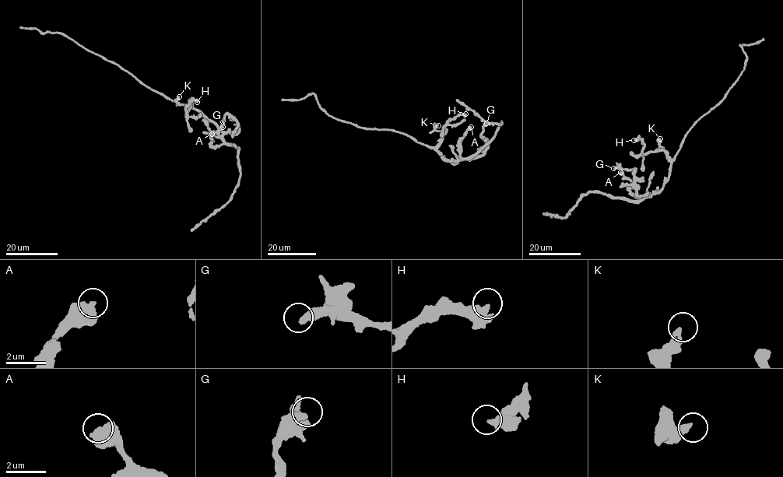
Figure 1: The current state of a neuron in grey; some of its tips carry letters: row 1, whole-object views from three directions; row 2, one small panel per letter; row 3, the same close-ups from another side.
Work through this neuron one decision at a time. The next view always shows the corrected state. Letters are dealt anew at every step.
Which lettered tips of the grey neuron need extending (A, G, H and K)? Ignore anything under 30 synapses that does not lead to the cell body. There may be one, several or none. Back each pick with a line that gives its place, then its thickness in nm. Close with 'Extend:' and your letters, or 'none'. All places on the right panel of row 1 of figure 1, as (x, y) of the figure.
Extend: none

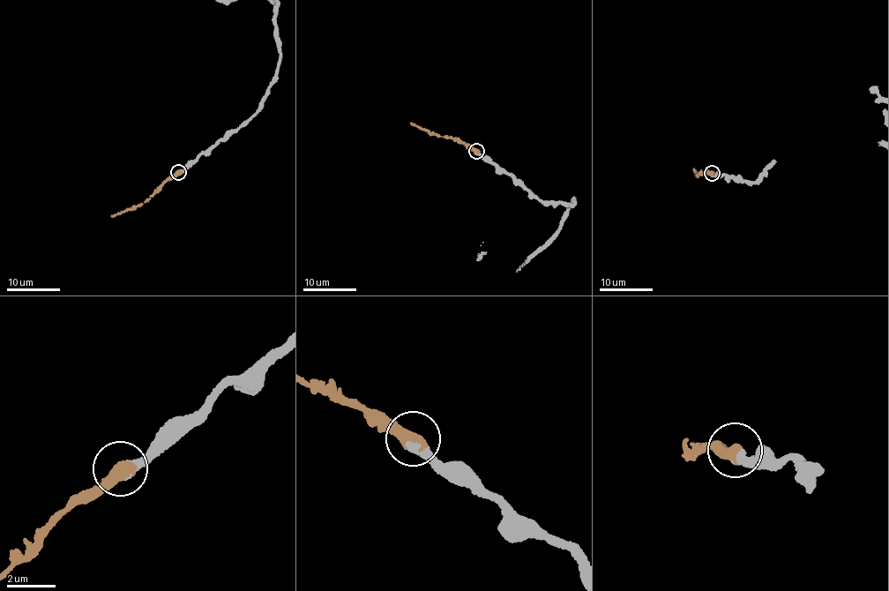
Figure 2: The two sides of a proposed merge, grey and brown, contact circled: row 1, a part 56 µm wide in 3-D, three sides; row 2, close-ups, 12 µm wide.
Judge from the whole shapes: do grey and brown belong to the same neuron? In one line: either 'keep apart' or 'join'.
join

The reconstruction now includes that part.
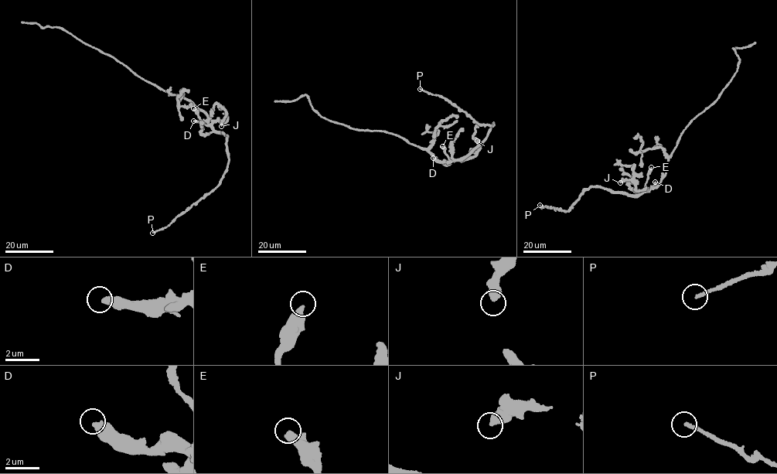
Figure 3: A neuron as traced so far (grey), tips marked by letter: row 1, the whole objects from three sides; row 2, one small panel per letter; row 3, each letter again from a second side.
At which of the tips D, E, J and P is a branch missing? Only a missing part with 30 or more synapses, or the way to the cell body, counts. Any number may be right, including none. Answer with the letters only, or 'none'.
none

